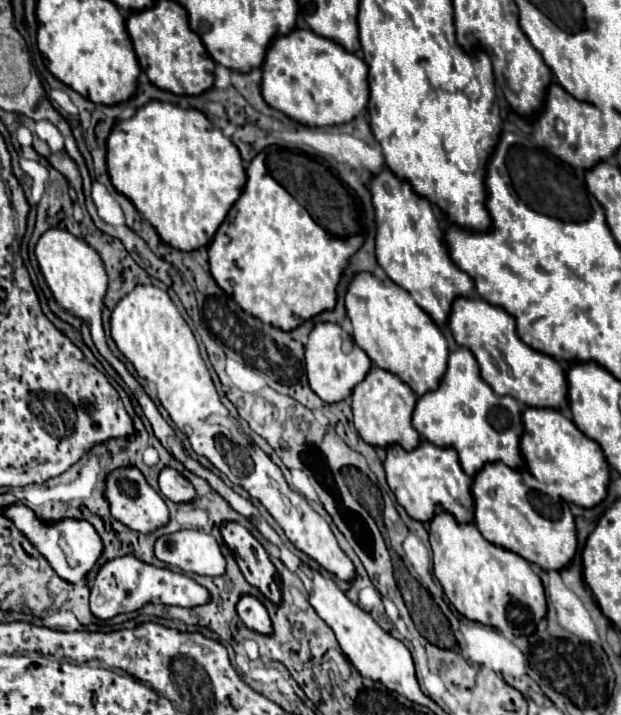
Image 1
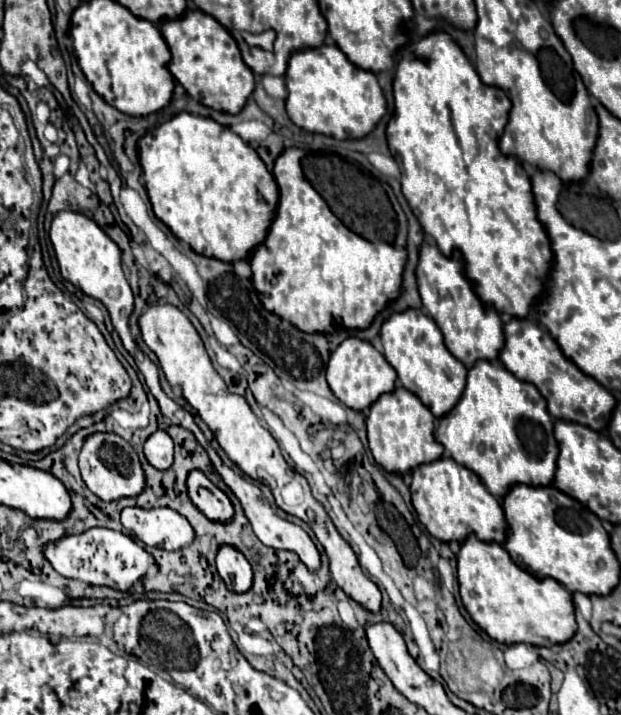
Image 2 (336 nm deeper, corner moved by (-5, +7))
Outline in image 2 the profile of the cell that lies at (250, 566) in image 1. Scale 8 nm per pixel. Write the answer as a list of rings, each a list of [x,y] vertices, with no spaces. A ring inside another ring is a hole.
[[[191,471],[187,479],[189,497],[199,511],[203,511],[211,521],[217,523],[231,523],[233,521],[233,505],[229,497],[215,487],[201,471]]]

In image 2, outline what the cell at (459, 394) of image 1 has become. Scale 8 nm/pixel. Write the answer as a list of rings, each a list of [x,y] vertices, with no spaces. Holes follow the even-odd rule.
[[[481,359],[469,369],[465,391],[459,403],[439,419],[439,425],[435,429],[435,439],[445,447],[445,453],[451,459],[471,469],[487,487],[487,491],[495,497],[505,495],[505,491],[509,491],[513,483],[551,485],[553,481],[553,471],[557,461],[557,441],[553,439],[553,419],[545,407],[545,399],[537,391],[537,387],[519,381],[499,361]]]

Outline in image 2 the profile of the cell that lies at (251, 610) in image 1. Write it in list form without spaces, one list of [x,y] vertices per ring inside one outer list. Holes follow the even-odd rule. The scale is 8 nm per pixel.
[[[219,547],[217,571],[235,593],[247,593],[253,587],[253,569],[235,547]]]

